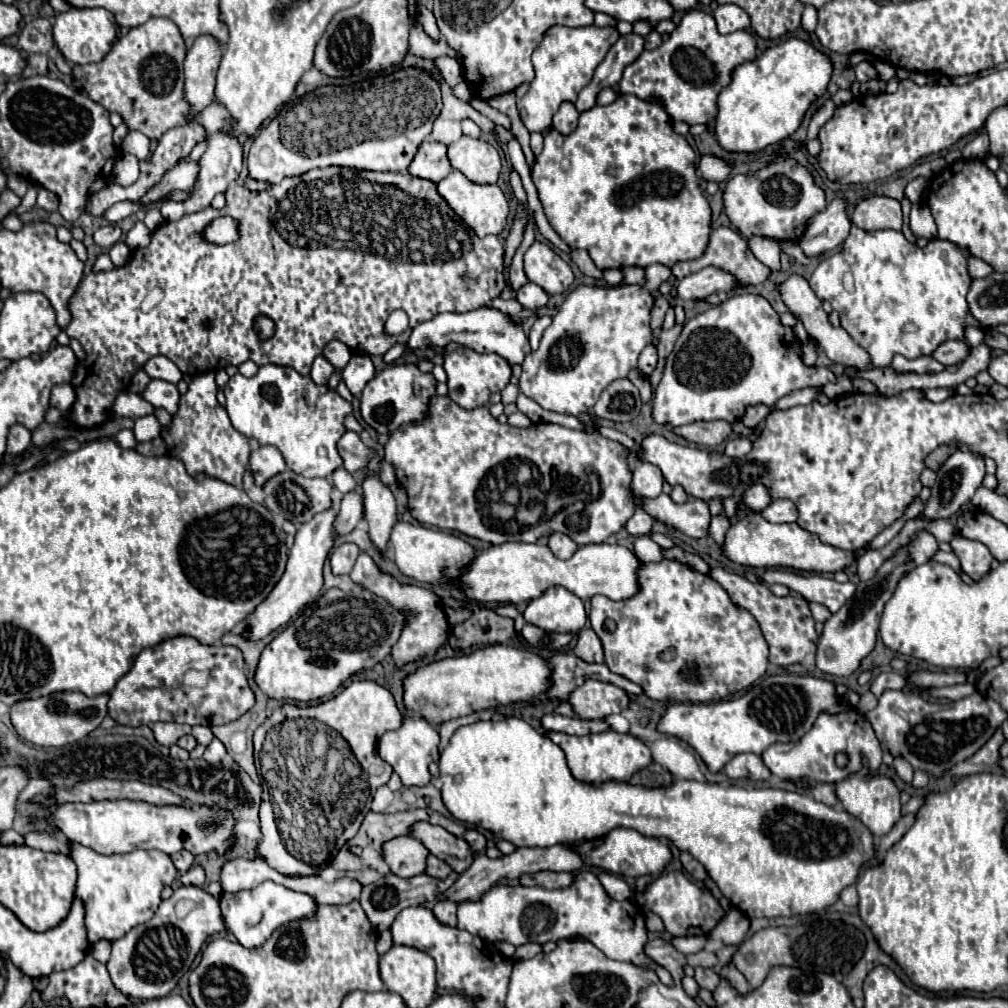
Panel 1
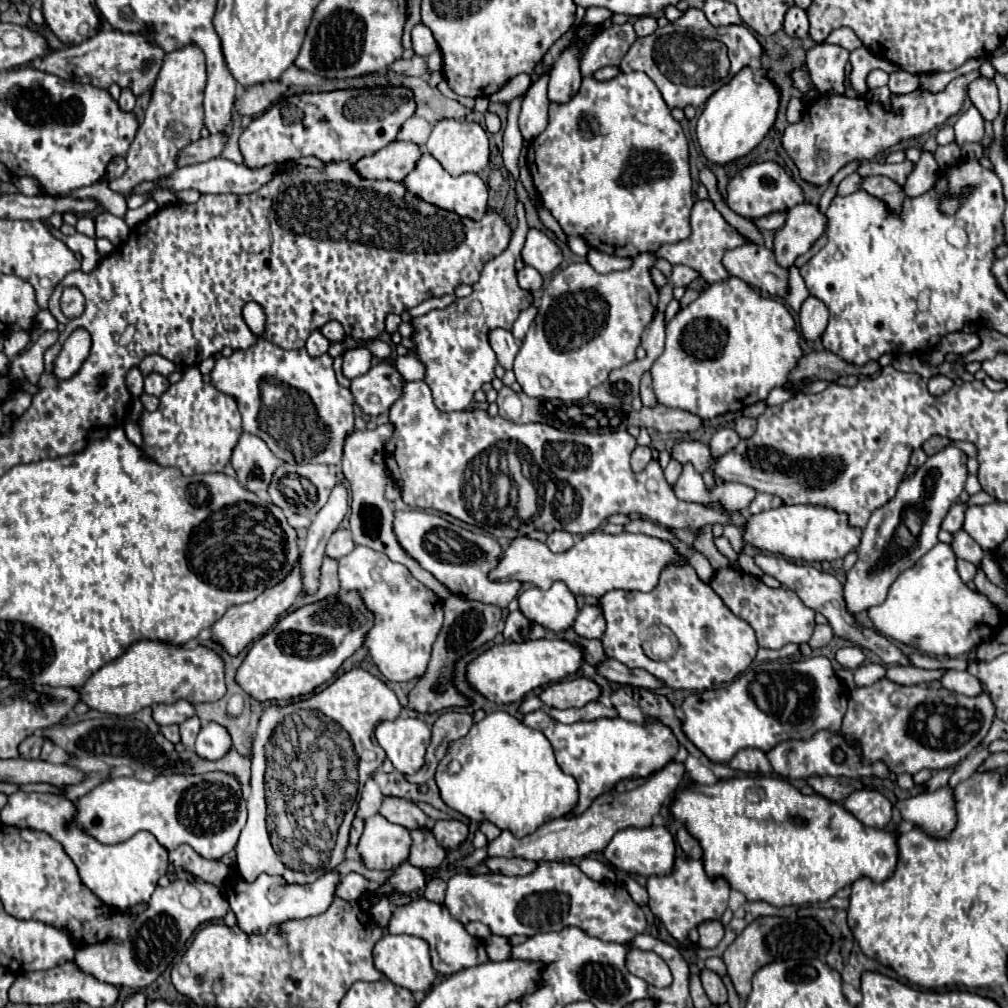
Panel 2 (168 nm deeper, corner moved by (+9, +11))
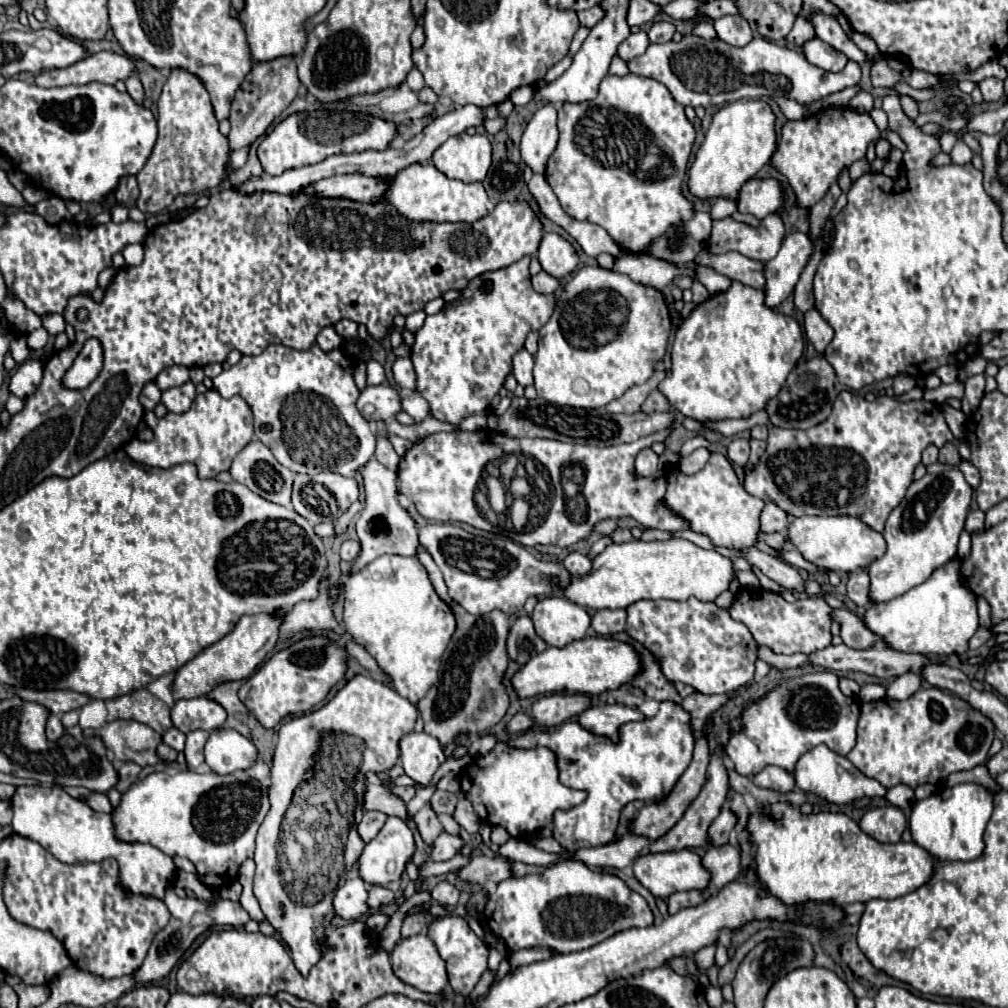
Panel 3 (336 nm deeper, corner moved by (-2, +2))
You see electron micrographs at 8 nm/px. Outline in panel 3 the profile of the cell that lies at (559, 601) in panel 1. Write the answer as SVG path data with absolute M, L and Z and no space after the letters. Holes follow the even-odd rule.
M563 596L541 598L531 614L531 620L537 634L549 646L557 648L581 640L589 628L589 614L585 608Z

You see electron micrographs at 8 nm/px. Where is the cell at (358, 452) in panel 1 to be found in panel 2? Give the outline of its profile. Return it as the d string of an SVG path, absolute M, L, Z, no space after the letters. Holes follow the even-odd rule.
M384 423L380 427L376 427L374 431L354 431L348 435L348 441L344 443L344 457L342 457L342 465L344 465L344 477L350 485L350 531L352 531L352 539L356 545L366 545L374 551L382 551L386 553L392 561L402 563L404 567L408 567L408 571L420 581L424 583L428 589L432 589L440 599L450 597L452 593L448 589L444 589L444 585L440 585L440 581L436 581L428 571L424 571L398 543L396 535L394 535L394 509L390 507L388 499L384 497L384 487L390 479L390 471L386 465L374 463L372 457L376 453L378 447L384 447L384 443L392 437L394 425L392 423Z

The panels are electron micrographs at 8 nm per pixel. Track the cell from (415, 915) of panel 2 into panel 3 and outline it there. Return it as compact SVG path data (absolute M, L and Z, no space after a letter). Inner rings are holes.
M443 916L443 918L435 918L429 926L427 926L427 936L433 940L433 944L437 946L441 958L447 964L447 972L449 972L449 984L453 988L455 994L461 996L469 996L473 992L473 988L477 986L481 974L487 970L487 956L489 956L489 948L483 940L479 940L467 926L467 922L459 916Z

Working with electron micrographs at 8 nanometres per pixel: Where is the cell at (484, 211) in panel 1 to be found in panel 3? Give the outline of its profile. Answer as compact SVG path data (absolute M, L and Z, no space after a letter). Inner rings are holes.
M431 162L425 166L411 164L397 172L389 192L385 194L385 200L389 200L409 220L429 222L475 222L487 216L491 208L483 184L463 184L459 180L451 180L443 172L439 172Z

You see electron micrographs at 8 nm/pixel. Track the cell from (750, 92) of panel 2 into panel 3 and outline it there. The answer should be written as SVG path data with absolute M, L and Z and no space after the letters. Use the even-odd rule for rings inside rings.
M737 100L723 106L705 134L695 162L689 170L689 190L699 198L737 198L739 188L755 176L771 158L777 146L775 114L765 100Z

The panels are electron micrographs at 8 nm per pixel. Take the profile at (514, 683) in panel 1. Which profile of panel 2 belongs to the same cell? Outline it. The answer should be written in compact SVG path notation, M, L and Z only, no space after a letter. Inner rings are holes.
M554 637L554 641L552 639L536 639L524 643L506 641L502 645L488 649L468 665L468 683L490 701L512 703L520 701L532 689L574 675L582 667L582 663L584 663L582 647L560 637Z

